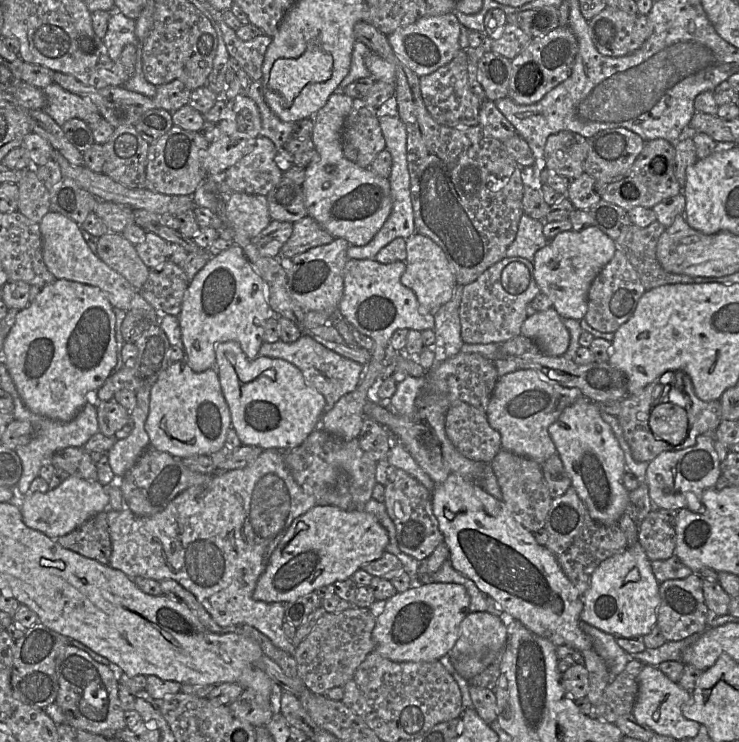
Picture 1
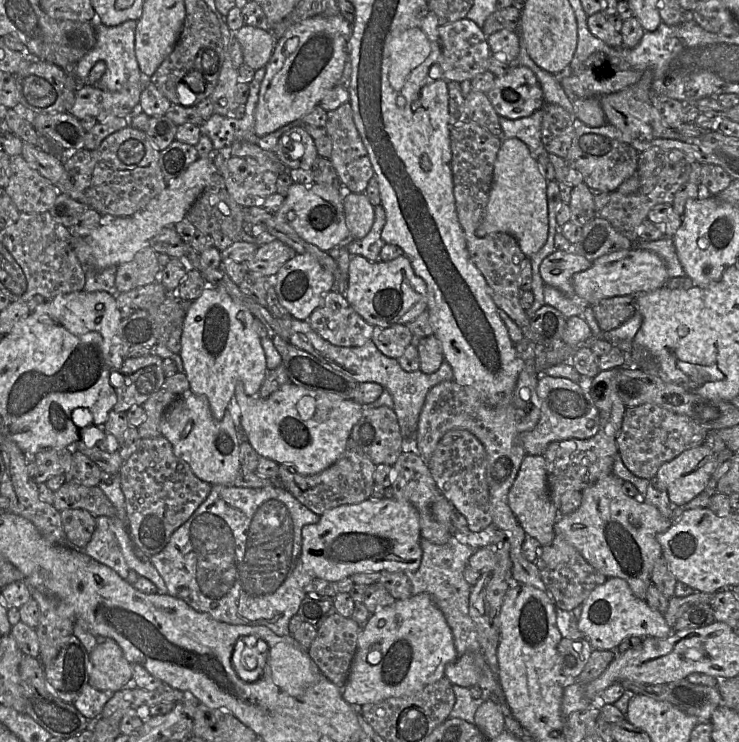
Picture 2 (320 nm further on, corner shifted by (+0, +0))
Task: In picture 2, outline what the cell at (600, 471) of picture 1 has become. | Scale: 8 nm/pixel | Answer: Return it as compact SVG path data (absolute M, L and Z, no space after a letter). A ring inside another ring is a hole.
M613 473L581 491L582 501L579 508L567 515L560 515L554 524L555 534L561 534L574 546L583 558L607 578L624 579L633 594L642 600L651 584L651 574L656 560L662 556L659 536L671 526L669 518L663 517L658 509L646 502L639 502L627 496L622 485L625 481Z

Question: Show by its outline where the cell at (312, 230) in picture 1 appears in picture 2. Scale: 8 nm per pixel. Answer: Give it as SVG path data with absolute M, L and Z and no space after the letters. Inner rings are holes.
M275 239L258 246L254 255L245 263L247 273L264 277L274 276L280 267L296 254L292 248Z

